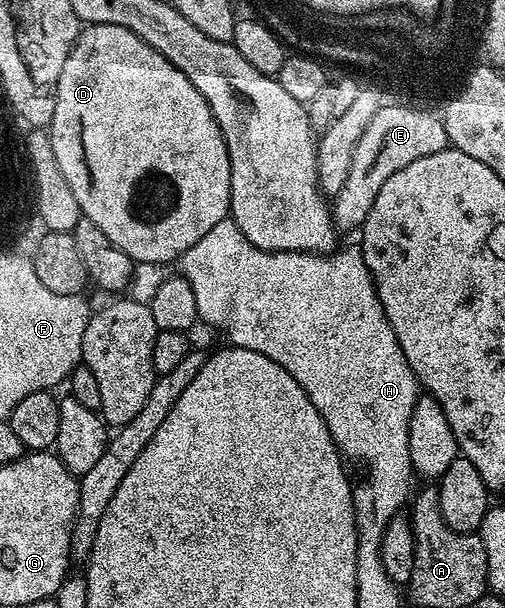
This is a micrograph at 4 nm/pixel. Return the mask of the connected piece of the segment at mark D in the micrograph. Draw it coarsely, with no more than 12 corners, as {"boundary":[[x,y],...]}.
{"boundary":[[85,25],[47,127],[133,262],[230,216],[195,83],[127,27]]}

